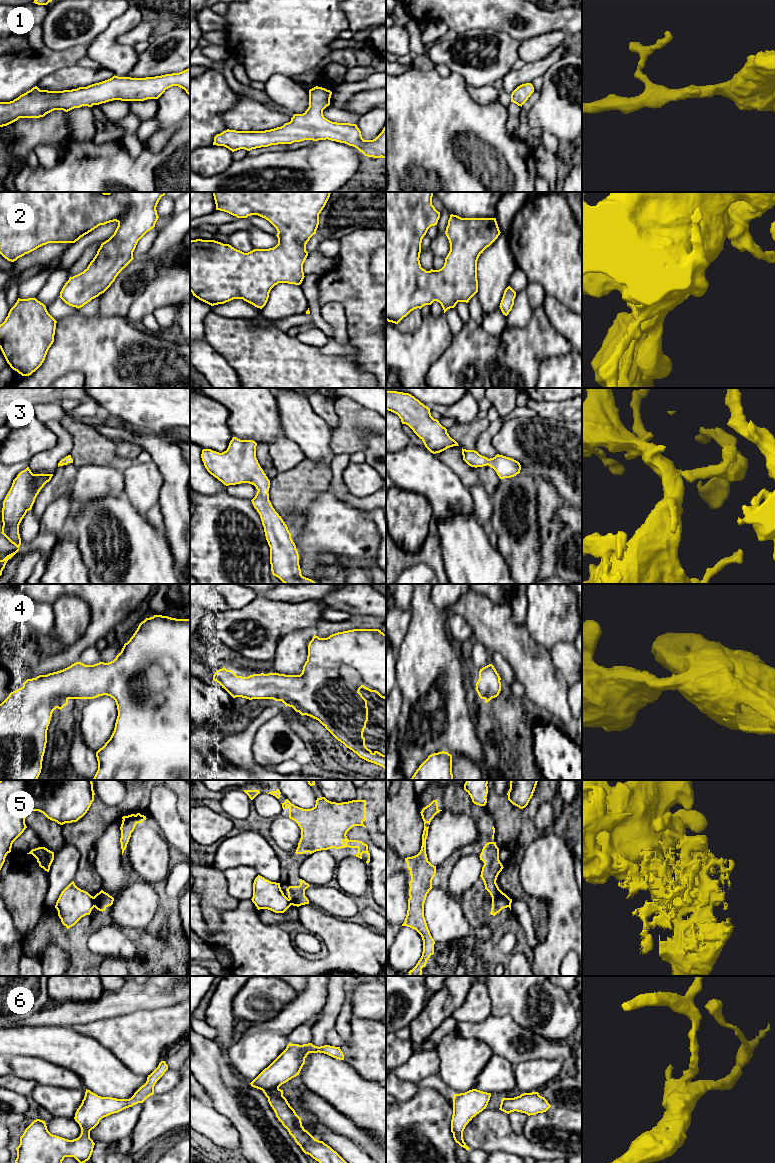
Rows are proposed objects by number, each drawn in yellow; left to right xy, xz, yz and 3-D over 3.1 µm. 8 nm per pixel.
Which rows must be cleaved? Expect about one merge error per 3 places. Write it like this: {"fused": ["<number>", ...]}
{"fused": ["5"]}

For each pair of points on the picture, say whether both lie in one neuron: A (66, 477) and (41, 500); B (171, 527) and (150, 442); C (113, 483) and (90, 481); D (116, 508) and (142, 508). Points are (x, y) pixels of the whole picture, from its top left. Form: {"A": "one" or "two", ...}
{"A": "one", "B": "one", "C": "one", "D": "two"}

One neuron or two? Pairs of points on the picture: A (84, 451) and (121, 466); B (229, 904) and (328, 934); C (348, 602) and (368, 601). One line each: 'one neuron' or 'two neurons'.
A: one neuron
B: two neurons
C: one neuron

